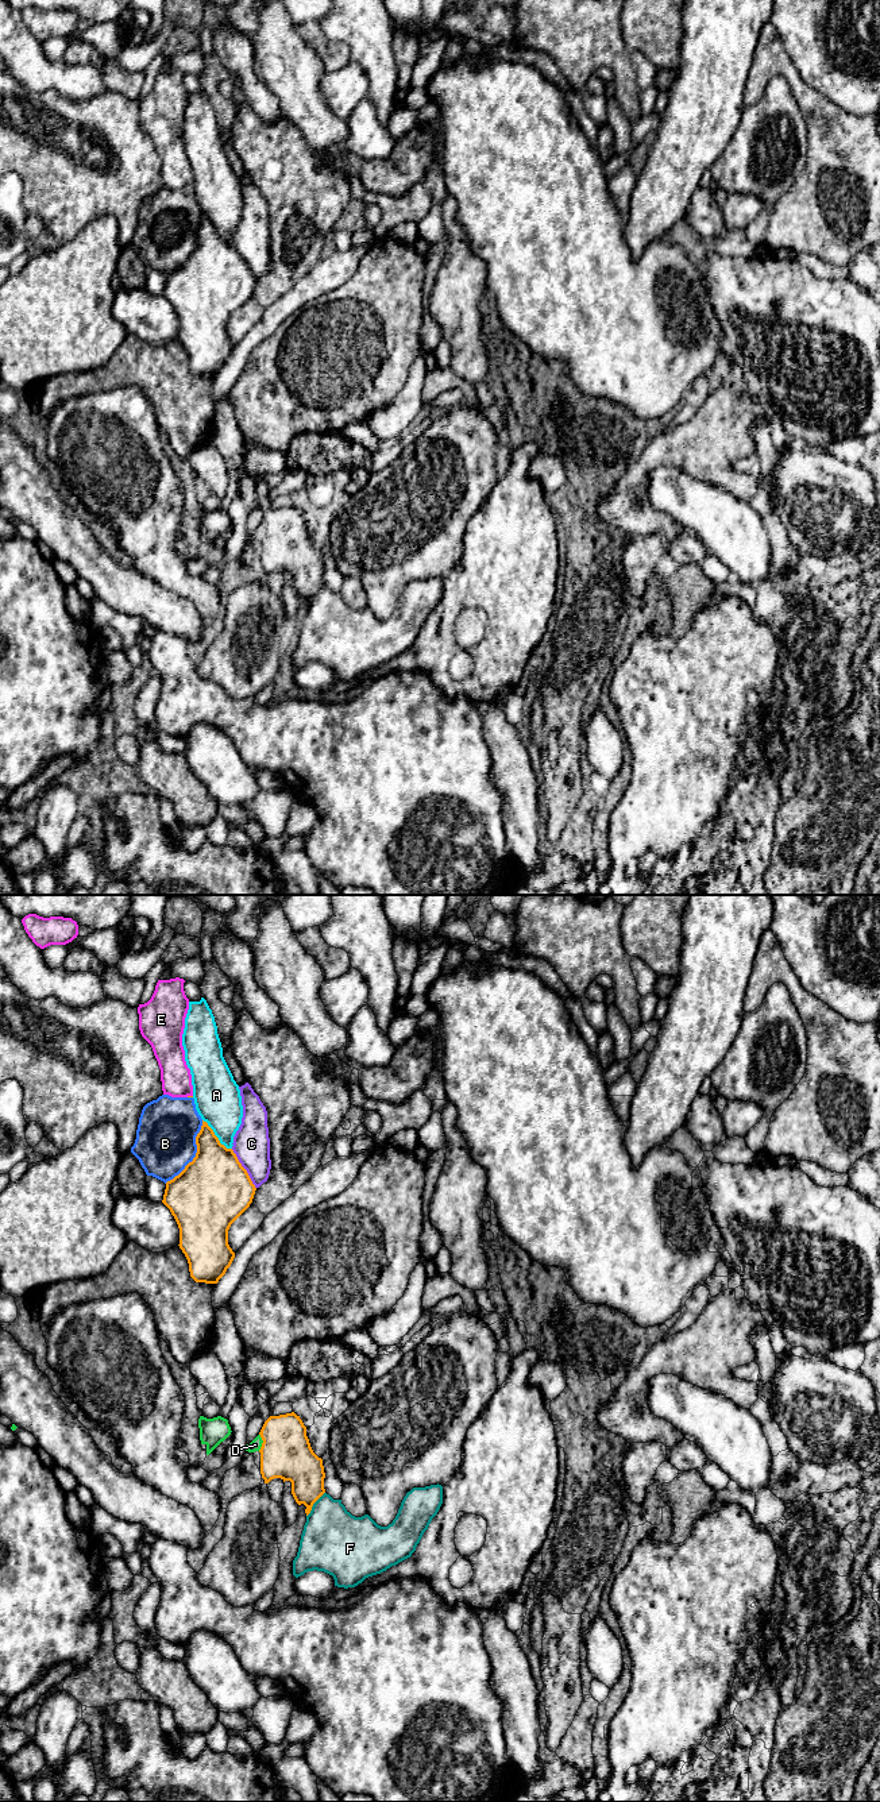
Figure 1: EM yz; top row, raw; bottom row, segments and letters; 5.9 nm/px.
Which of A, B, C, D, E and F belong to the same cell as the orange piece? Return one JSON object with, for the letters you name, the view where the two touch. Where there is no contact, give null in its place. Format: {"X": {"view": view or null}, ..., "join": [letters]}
{"D": {"view": "yz"}, "join": ["D"]}

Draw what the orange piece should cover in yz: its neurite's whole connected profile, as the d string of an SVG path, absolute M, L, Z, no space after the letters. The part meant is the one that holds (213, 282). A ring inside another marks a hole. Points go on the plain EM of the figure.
M204 213L196 238L197 246L193 254L166 275L162 296L178 317L178 339L188 352L190 370L196 375L217 377L235 351L228 337L228 323L250 300L256 281L233 243L221 238Z

